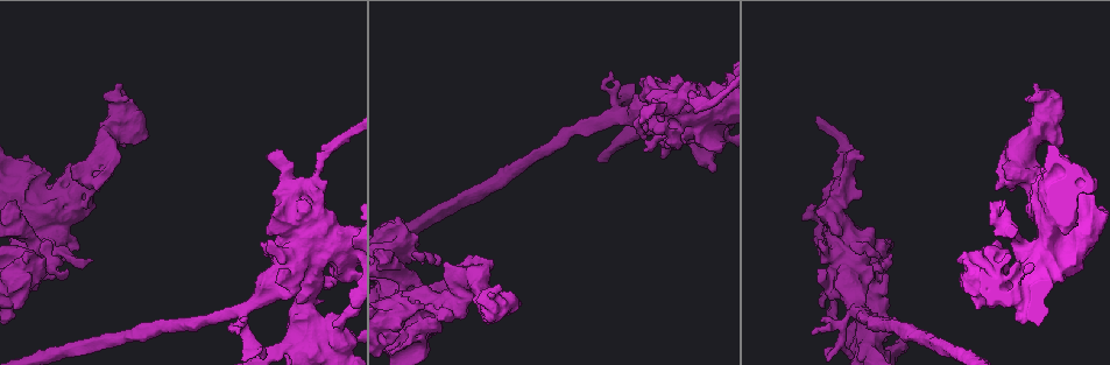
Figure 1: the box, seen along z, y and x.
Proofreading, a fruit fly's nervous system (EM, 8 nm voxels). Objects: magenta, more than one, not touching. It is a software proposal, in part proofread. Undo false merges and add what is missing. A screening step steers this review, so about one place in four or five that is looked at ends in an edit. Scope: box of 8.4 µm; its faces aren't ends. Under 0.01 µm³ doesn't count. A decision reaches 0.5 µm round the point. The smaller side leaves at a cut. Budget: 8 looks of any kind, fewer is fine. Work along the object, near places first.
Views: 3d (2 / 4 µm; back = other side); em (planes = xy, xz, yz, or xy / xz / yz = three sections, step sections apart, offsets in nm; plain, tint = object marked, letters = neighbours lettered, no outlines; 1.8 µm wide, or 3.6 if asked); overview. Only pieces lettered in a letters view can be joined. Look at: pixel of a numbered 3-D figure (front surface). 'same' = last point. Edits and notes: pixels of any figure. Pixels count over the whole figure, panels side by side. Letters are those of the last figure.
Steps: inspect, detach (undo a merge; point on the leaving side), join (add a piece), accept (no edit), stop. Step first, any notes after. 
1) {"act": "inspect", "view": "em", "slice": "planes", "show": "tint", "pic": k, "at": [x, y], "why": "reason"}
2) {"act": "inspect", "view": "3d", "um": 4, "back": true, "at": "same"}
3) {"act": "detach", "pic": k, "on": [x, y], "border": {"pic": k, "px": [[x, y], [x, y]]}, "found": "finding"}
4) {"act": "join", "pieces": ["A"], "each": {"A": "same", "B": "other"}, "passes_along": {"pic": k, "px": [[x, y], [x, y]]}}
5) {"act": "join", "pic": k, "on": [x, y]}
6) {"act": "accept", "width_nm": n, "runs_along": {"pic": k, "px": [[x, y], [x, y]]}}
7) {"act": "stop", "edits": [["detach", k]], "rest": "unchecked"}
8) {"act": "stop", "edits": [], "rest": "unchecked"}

{"act": "inspect", "view": "3d", "um": 2, "back": true, "pic": 1, "at": [53, 279], "why": "thick end"}

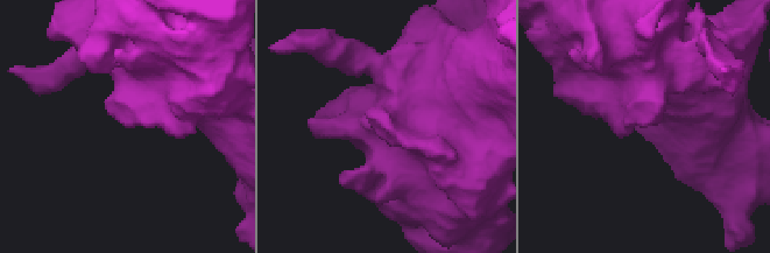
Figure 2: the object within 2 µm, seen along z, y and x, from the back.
{"act": "inspect", "view": "em", "slice": "xz", "step": 8, "show": "tint", "pic": 2, "at": [642, 126]}

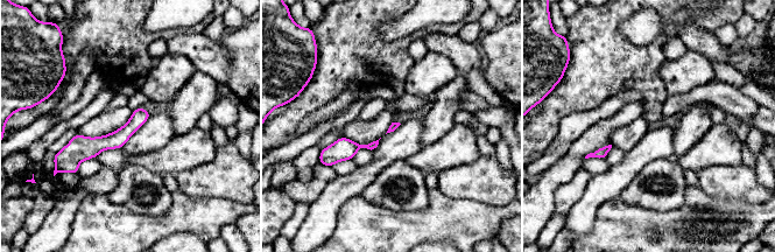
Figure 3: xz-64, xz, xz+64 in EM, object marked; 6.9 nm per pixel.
{"act": "inspect", "view": "em", "slice": "planes", "show": "letters", "at": "same", "why": "cut it another way"}

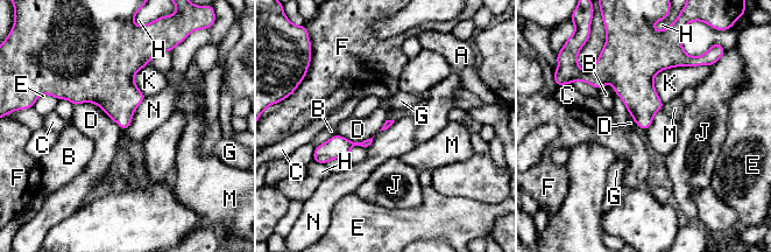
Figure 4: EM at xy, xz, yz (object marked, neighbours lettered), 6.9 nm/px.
{"act": "accept", "each": {"A": "other", "B": "other", "C": "other", "D": "other", "E": "other", "F": "other", "G": "other", "H": "other", "J": "other", "K": "other", "M": "other", "N": "other"}, "found": "no lettered piece goes on from it"}

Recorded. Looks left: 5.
{"act": "inspect", "view": "3d", "um": 2, "pic": 1, "at": [270, 159], "why": "branch stops here"}

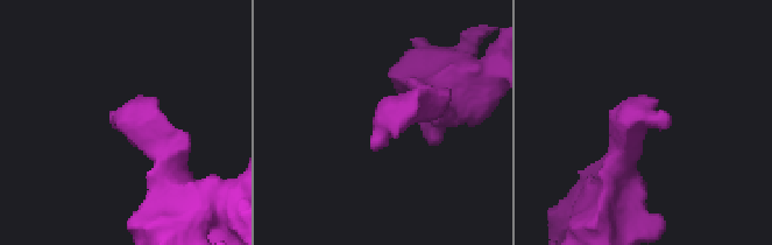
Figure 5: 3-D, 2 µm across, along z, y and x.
{"act": "inspect", "view": "em", "slice": "planes", "show": "tint", "pic": 5, "at": [376, 145]}

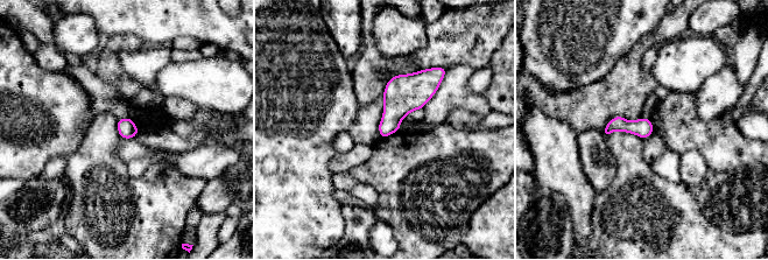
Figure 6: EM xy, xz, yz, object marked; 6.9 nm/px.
{"act": "inspect", "view": "em", "slice": "planes", "show": "letters", "at": "same"}

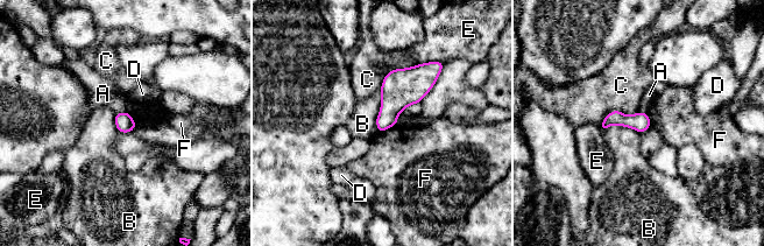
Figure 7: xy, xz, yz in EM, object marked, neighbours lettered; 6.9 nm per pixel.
{"act": "accept", "each": {"A": "other", "B": "other", "C": "other", "D": "other", "E": "other", "F": "other"}, "found": "no lettered piece goes on from it"}

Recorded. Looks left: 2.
{"act": "inspect", "view": "em", "um": 3.6, "slice": "planes", "show": "letters", "pic": 1, "at": [116, 133], "why": "sharp bend"}

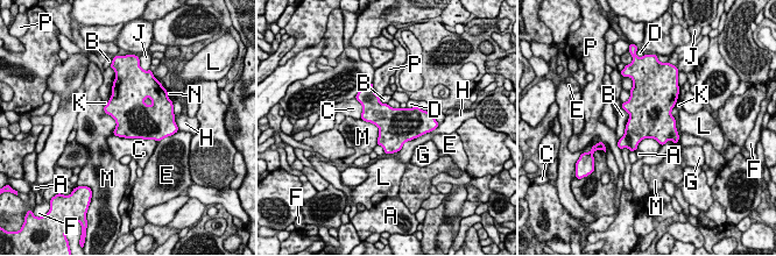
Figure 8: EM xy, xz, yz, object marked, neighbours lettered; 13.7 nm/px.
{"act": "accept", "each": {"A": "other", "B": "other", "C": "other", "D": "other", "E": "other", "F": "other", "G": "other", "H": "other", "J": "other", "K": "other", "L": "other", "M": "other", "N": "other", "P": "other"}, "found": "all the same neuron"}

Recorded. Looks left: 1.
{"act": "stop", "edits": [], "rest": "unchecked"}

